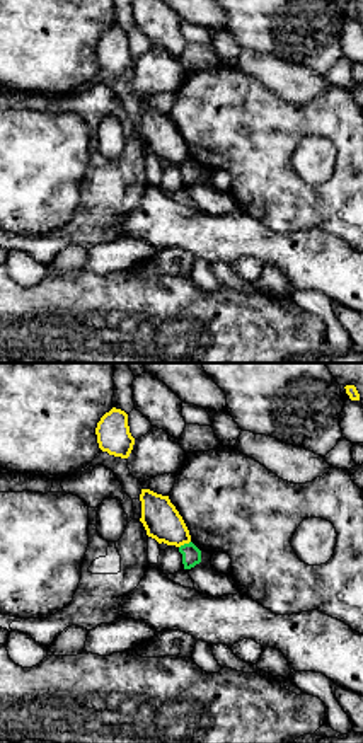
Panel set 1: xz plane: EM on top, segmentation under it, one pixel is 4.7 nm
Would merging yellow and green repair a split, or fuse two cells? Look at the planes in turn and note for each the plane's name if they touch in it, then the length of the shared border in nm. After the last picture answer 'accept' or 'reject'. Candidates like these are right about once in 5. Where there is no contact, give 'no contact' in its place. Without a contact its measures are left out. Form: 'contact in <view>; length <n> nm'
contact in xz; length 70 nm

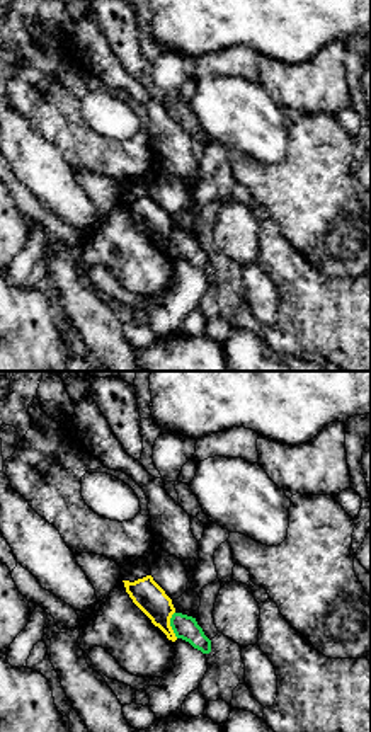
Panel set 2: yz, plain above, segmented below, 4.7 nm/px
contact in yz; length 130 nm

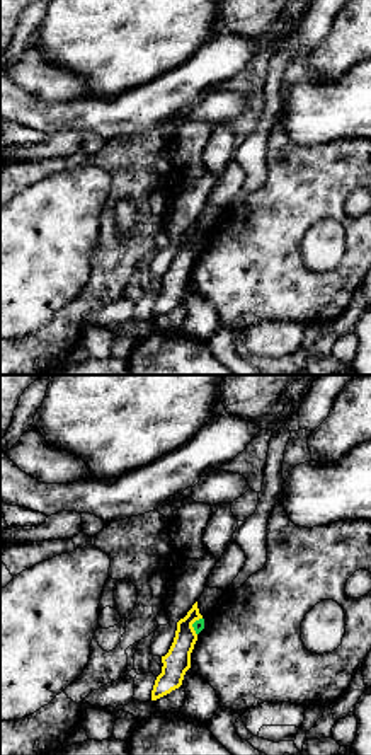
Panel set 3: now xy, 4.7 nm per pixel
contact in xy; length 90 nm

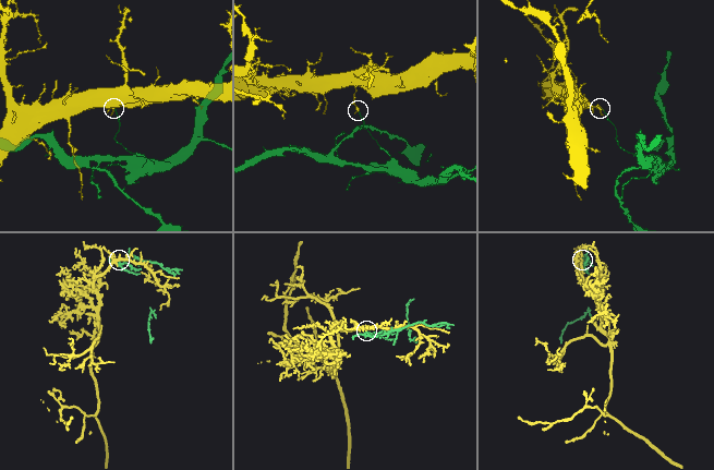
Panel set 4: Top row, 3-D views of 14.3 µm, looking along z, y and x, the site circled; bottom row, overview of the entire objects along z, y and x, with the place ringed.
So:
reject

